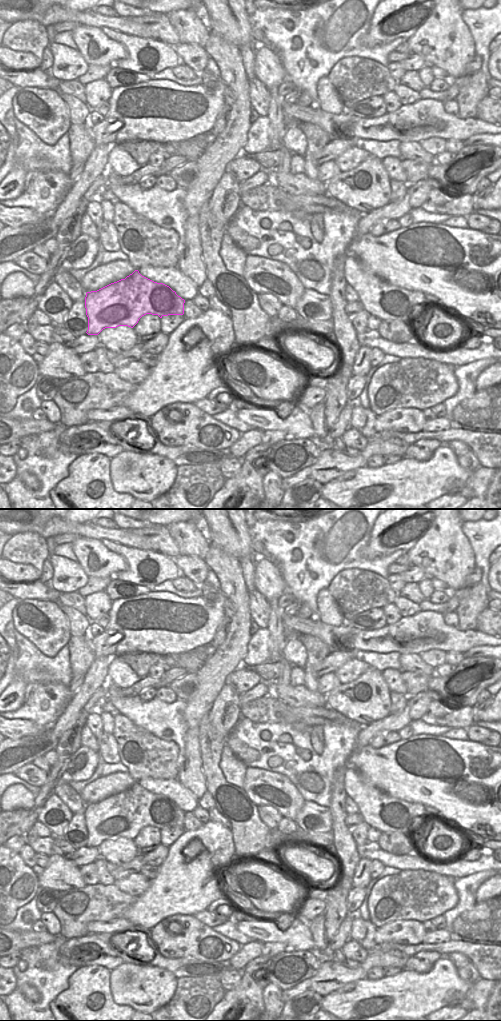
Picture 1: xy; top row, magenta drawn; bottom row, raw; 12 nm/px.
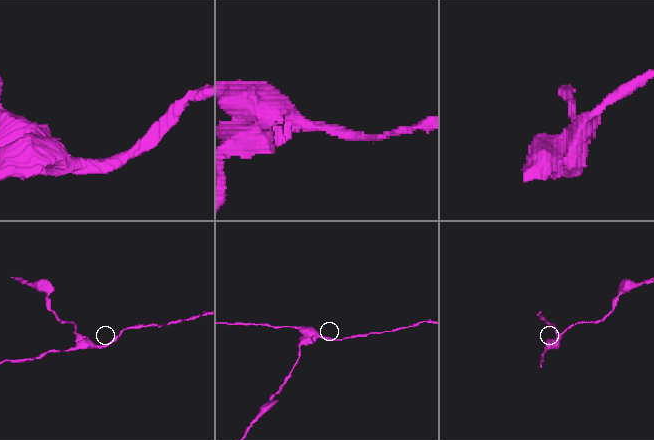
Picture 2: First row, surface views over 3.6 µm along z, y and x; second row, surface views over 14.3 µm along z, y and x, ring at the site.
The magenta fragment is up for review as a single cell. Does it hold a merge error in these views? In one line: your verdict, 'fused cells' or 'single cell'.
fused cells

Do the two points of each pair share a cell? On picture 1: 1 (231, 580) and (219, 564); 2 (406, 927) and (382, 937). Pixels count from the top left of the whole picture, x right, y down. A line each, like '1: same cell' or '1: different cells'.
1: same cell
2: same cell

